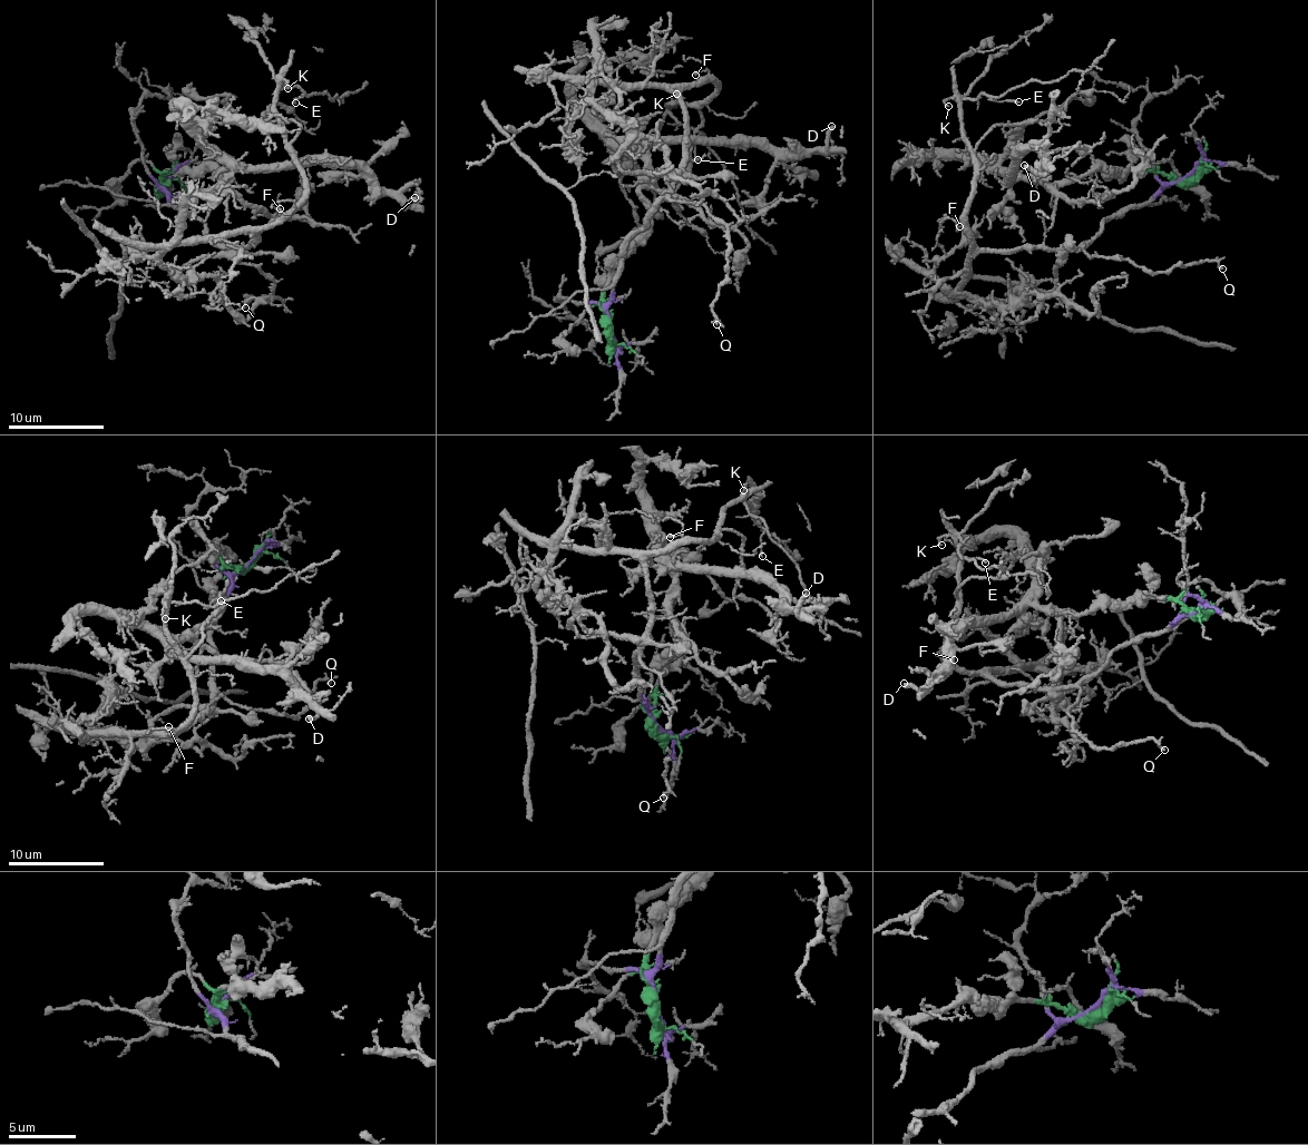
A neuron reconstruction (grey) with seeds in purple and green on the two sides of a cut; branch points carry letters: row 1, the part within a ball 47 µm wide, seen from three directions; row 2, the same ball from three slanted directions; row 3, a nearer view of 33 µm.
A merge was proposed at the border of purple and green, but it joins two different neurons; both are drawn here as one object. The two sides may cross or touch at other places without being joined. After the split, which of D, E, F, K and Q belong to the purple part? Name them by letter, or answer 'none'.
E, F, K, Q

